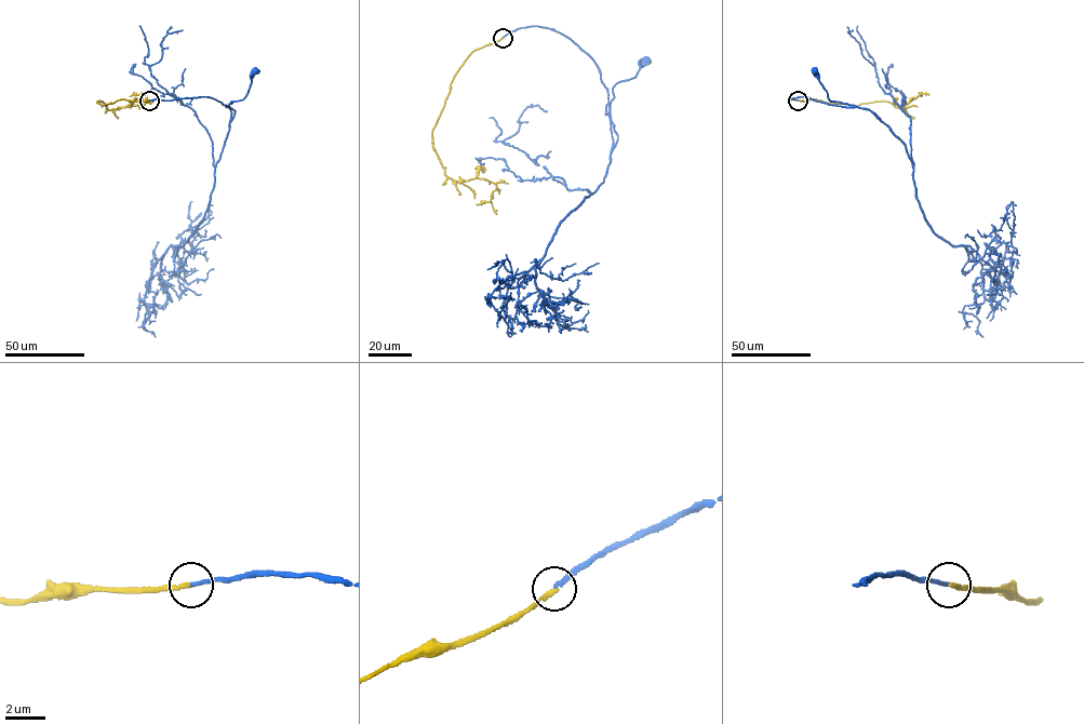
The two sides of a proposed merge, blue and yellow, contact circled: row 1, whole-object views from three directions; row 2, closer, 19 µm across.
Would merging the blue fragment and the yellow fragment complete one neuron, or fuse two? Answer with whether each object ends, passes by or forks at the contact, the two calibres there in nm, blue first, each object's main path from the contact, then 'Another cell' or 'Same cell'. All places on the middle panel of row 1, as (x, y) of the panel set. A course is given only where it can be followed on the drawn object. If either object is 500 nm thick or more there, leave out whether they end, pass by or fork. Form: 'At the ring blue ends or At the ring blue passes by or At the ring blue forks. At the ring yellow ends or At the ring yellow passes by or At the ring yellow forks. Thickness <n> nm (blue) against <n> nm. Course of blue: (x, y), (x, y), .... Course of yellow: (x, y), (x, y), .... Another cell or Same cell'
At the ring blue ends. At the ring yellow ends. Thickness 200 nm (blue) against 240 nm. Course of blue: (503, 38), (534, 26), (570, 38), (598, 66), (607, 93), (605, 114), (613, 88), (636, 76), (646, 61). Course of yellow: (503, 38), (465, 61), (432, 131), (449, 177), (496, 186), (496, 214). Same cell

